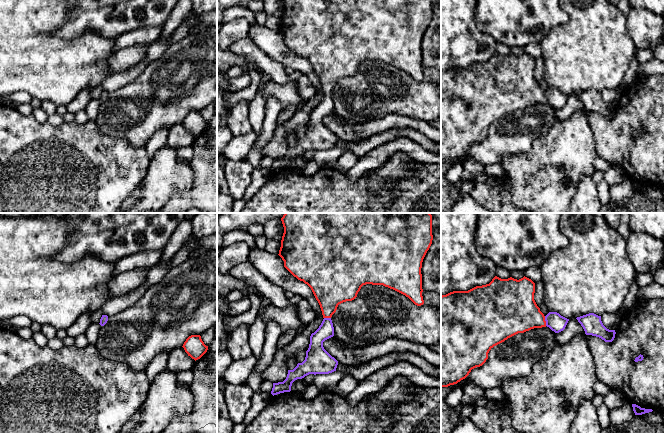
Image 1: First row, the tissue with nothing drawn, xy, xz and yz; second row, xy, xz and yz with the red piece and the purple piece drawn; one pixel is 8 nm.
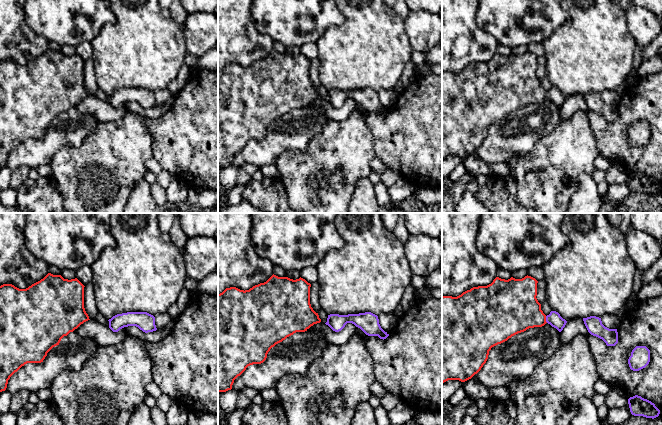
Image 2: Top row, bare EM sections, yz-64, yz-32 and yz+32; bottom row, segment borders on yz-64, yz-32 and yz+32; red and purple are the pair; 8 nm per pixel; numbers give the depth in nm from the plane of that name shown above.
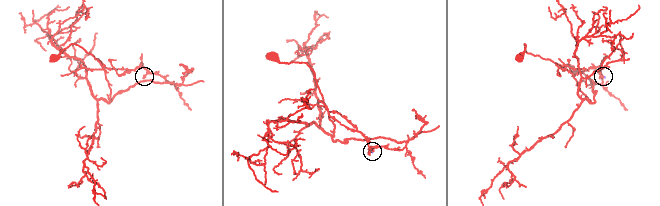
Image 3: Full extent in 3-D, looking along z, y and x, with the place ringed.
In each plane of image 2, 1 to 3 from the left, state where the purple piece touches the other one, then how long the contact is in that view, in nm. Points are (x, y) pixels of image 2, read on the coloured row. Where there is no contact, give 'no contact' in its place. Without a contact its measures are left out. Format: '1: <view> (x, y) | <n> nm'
1: no contact
2: no contact
3: yz+32 (545, 319) | 60 nm

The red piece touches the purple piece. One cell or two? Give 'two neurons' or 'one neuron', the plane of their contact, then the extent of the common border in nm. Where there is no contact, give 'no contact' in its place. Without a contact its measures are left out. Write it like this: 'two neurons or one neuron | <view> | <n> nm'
one neuron | yz | 80 nm

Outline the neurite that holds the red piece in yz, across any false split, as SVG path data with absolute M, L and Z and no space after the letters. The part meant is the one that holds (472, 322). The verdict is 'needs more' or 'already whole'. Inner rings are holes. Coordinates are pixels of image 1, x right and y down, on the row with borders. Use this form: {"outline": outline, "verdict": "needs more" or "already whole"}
{"outline": "M495 276L489 284L441 296L441 387L454 385L465 379L472 369L486 362L488 353L494 346L518 333L546 326L555 333L565 329L569 319L557 312L549 312L545 316L534 300L534 293L535 283L525 276L519 280Z", "verdict": "needs more"}

